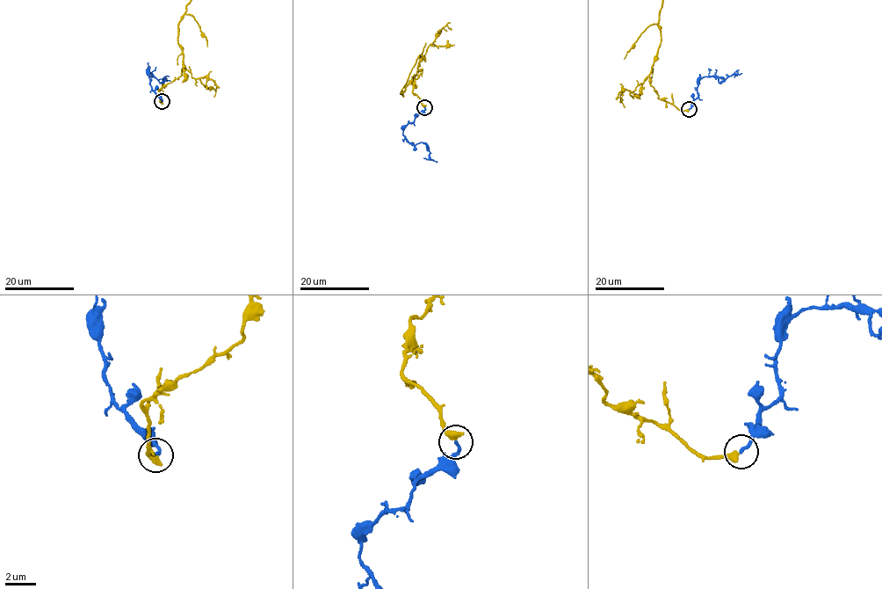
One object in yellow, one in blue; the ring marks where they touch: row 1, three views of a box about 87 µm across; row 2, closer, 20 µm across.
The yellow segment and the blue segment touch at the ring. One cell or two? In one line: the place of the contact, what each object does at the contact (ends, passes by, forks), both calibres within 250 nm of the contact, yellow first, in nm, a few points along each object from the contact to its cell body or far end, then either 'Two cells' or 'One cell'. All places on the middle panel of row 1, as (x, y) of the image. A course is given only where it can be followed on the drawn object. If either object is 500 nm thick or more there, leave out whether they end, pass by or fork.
Place: (424, 107). At the ring yellow ends. At the ring blue ends. Thickness 440 nm (yellow) against 200 nm. Course of blue: (424, 107), (414, 121), (405, 126), (403, 136), (415, 144), (426, 143), (430, 156), (437, 162). One cell

